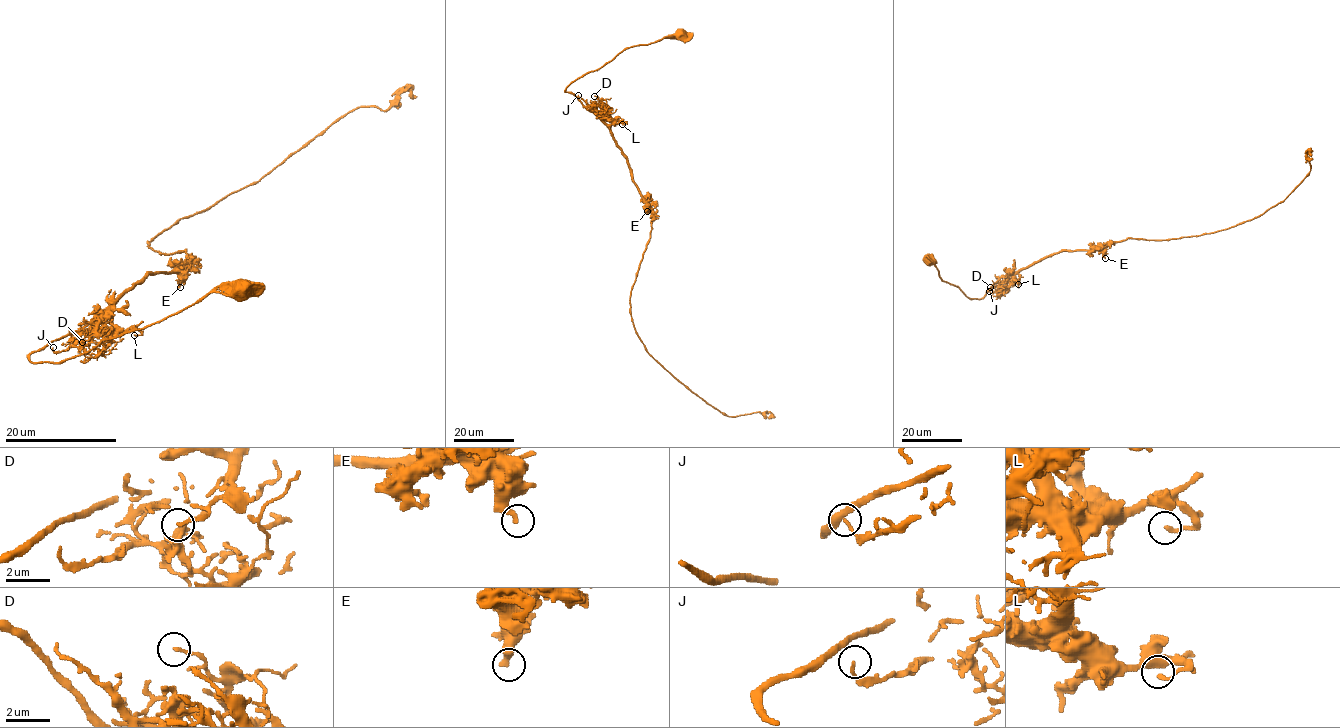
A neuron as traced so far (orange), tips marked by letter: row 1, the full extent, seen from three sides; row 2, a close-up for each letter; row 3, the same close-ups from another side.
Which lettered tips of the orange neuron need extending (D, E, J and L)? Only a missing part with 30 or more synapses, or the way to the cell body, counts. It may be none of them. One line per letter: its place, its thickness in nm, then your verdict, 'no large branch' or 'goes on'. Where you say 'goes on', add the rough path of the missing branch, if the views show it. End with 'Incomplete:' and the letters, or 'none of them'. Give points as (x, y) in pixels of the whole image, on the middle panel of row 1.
D: (594, 96) | 130 nm | no large branch
E: (647, 211) | 320 nm | no large branch
J: (578, 95) | 90 nm | no large branch
L: (622, 124) | 170 nm | no large branch
Incomplete: none of them

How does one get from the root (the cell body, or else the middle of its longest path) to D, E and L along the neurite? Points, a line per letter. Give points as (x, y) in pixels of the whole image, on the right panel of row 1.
D: (929, 260), (933, 262), (944, 281), (956, 286), (970, 299), (981, 299), (1007, 279), (1002, 276), (990, 287)
E: (929, 260), (944, 281), (970, 299), (981, 299), (1021, 269), (1059, 251), (1099, 250), (1105, 258)
L: (929, 260), (933, 262), (944, 281), (956, 286), (970, 299), (981, 299), (1003, 283), (1017, 281), (1018, 284)

